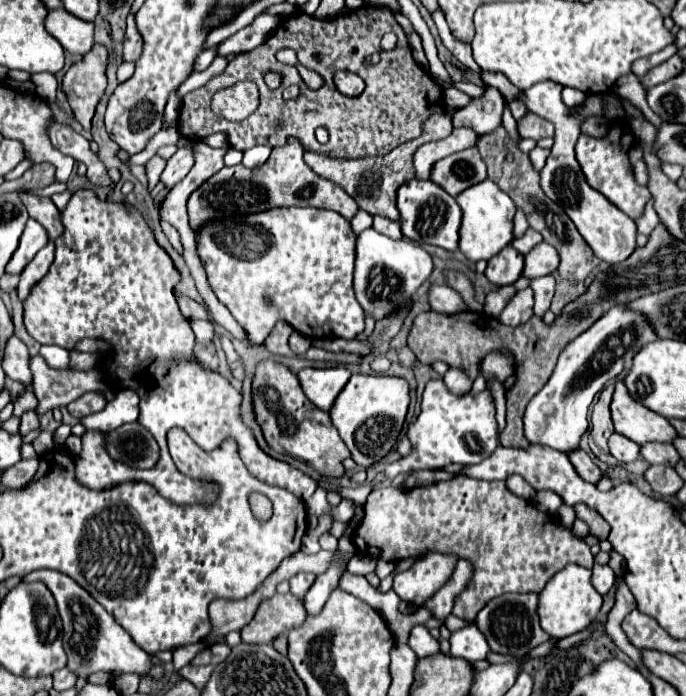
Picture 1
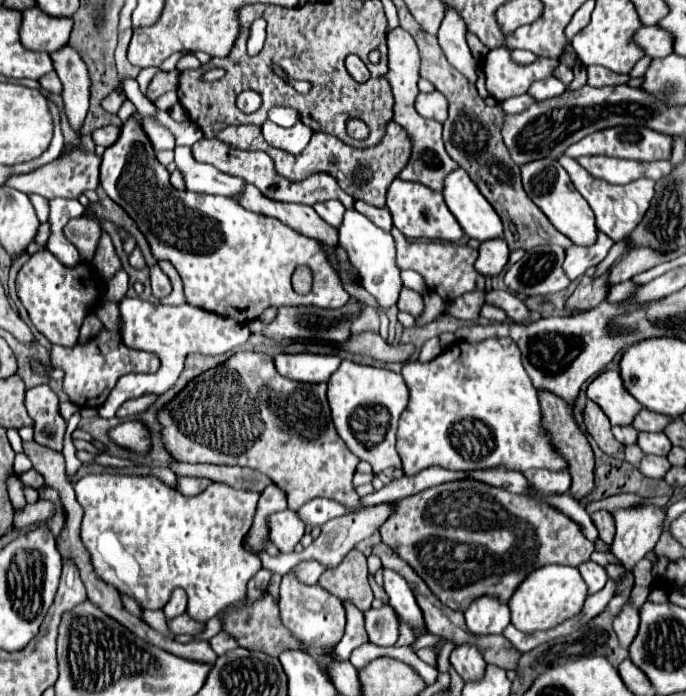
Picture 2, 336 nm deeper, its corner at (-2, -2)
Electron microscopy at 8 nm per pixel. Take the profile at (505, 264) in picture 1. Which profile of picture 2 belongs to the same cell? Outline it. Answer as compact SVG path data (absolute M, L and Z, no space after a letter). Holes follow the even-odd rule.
M494 238L490 242L482 242L478 248L478 260L476 260L476 268L480 274L484 276L498 276L506 264L508 264L508 246L502 238Z

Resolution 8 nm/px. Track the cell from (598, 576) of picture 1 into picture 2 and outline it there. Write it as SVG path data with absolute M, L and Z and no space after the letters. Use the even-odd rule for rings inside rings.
M584 562L582 566L578 566L586 586L588 586L588 594L594 594L598 590L604 588L604 584L608 582L608 576L606 576L606 570L602 566L598 566L596 562Z

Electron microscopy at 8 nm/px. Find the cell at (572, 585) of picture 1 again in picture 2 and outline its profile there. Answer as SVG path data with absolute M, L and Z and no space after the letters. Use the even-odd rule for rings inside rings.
M548 564L538 570L534 570L522 586L514 592L510 600L510 612L512 612L512 624L522 632L536 632L536 630L550 630L564 620L576 616L582 612L584 600L586 600L586 584L578 572L578 568L572 566L560 566L560 564Z

